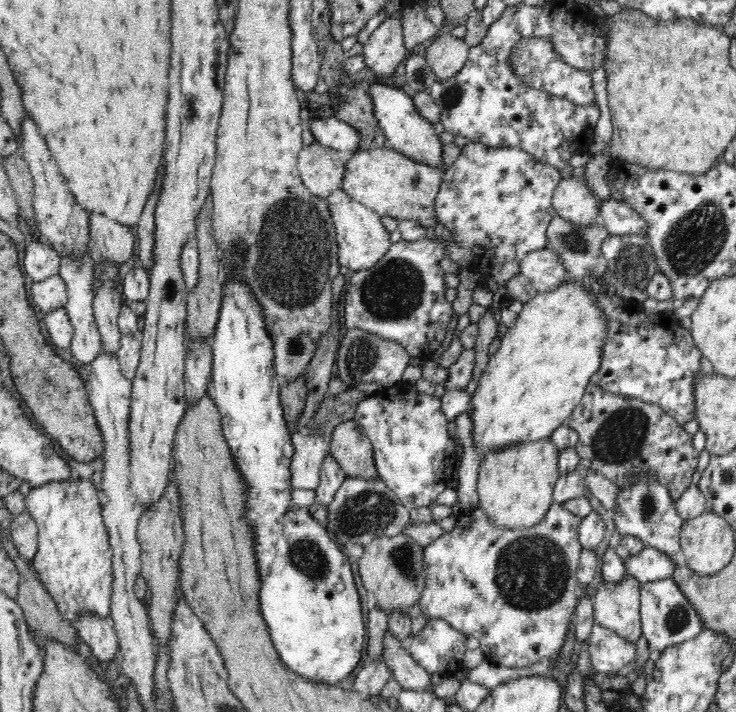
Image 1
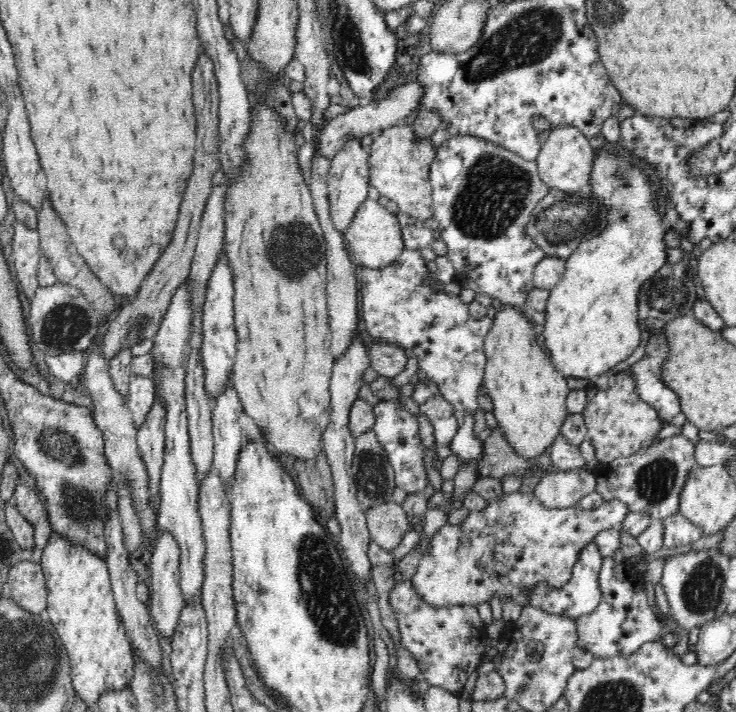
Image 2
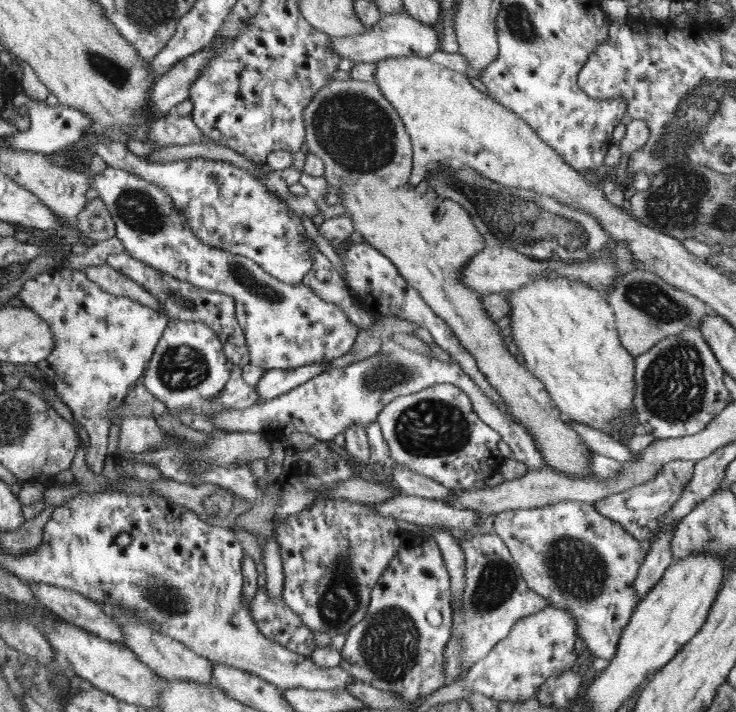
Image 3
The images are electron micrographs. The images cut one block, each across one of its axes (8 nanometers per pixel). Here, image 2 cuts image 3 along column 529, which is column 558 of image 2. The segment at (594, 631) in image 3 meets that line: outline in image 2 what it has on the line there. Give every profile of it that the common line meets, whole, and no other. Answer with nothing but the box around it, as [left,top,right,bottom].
[409,490,628,609]

